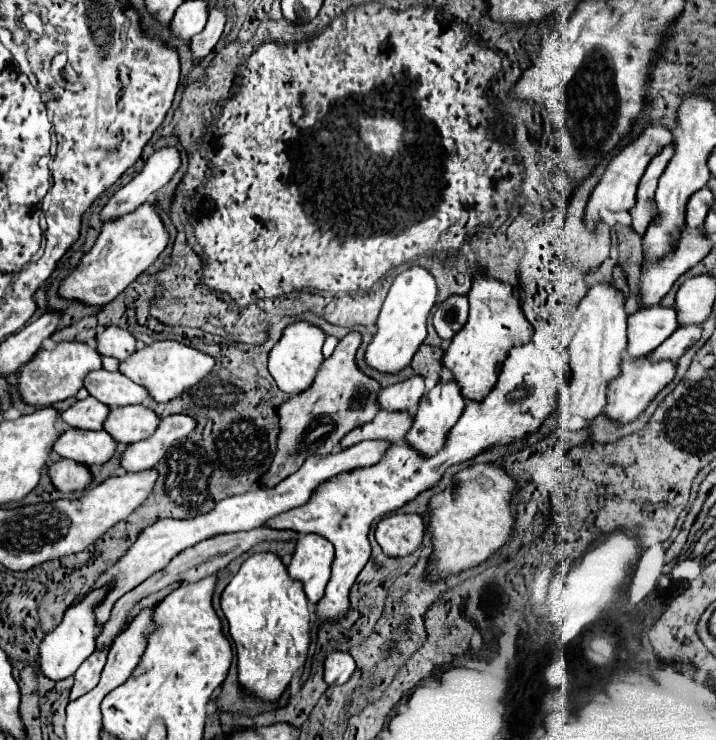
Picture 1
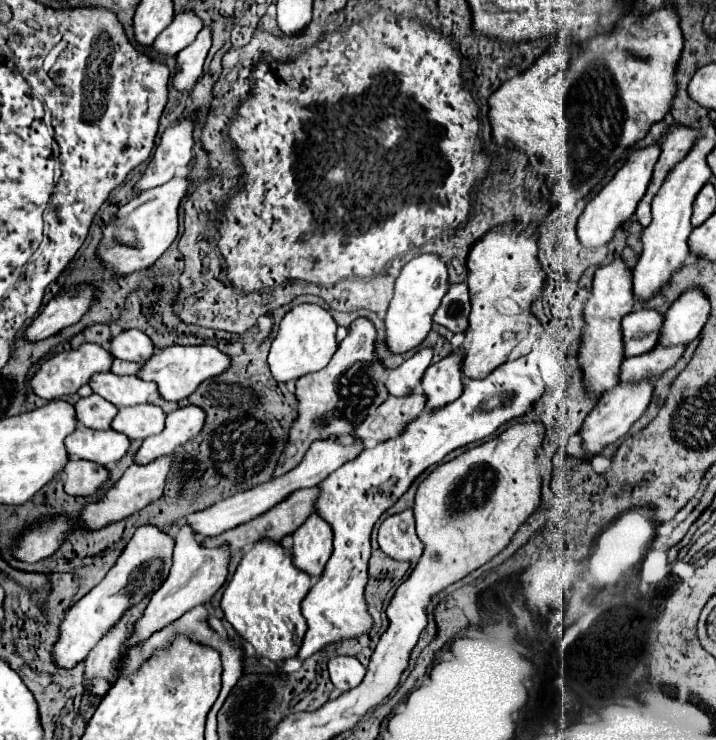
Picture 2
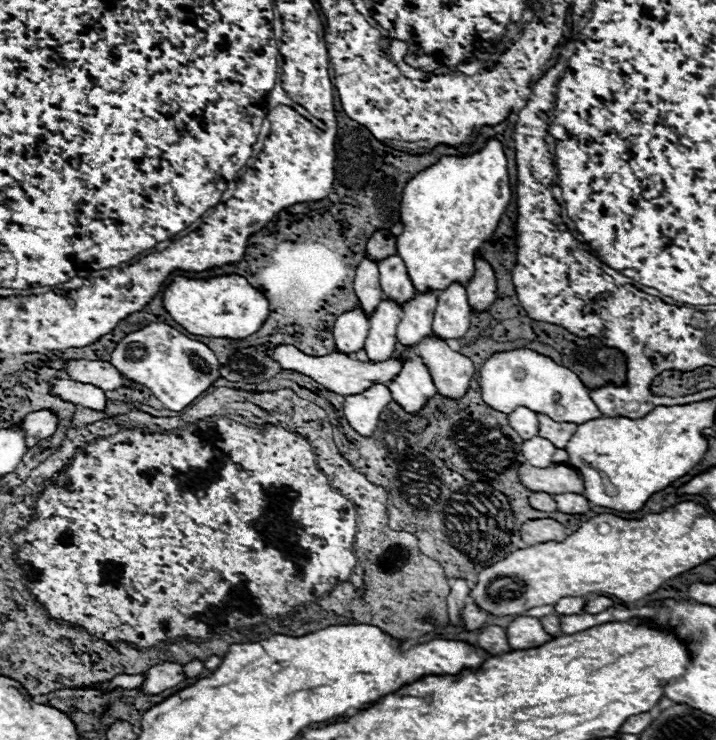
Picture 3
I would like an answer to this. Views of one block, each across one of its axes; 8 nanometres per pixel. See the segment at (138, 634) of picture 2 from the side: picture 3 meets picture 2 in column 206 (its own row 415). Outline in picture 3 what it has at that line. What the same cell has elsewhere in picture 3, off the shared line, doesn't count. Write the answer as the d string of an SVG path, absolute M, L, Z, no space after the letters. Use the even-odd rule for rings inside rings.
M516 348L492 354L480 368L478 384L484 402L504 414L510 414L516 406L526 406L538 414L550 416L556 422L574 424L584 424L602 416L602 412L590 400L588 388L572 370L530 348Z

